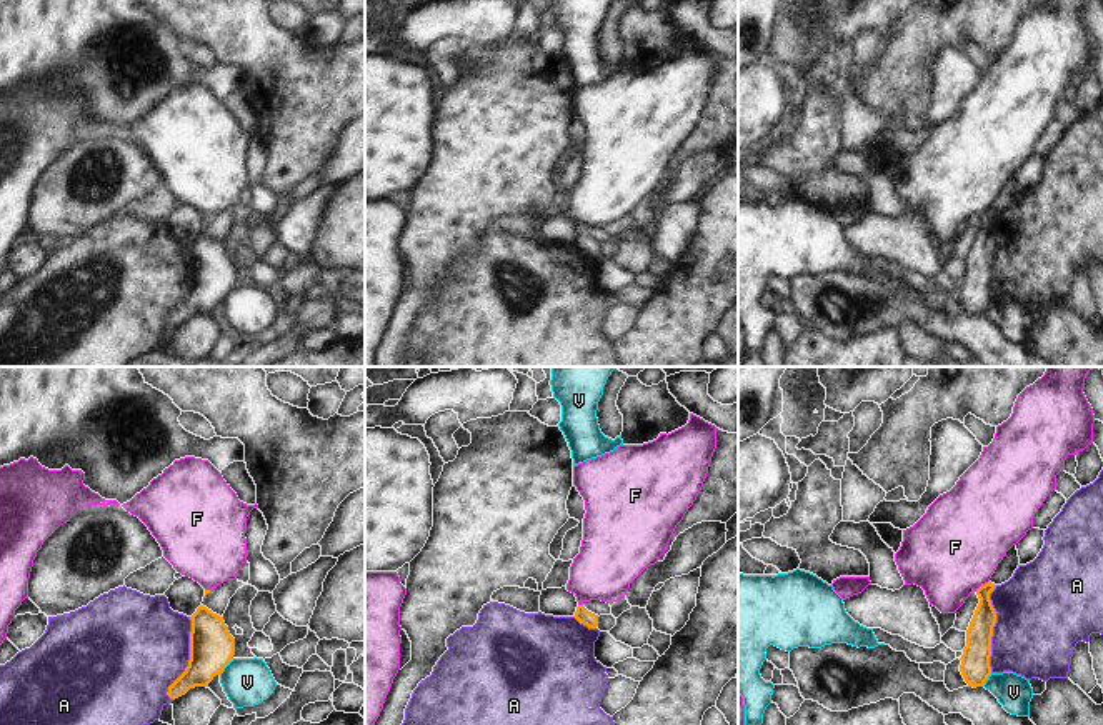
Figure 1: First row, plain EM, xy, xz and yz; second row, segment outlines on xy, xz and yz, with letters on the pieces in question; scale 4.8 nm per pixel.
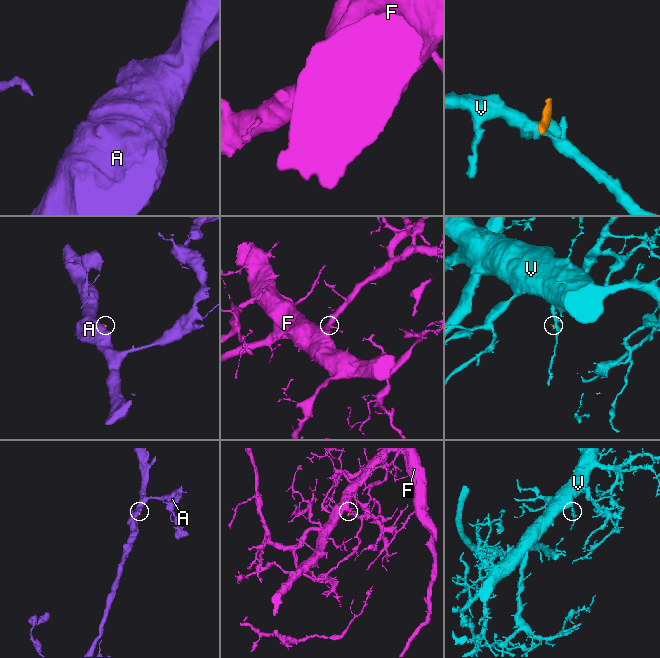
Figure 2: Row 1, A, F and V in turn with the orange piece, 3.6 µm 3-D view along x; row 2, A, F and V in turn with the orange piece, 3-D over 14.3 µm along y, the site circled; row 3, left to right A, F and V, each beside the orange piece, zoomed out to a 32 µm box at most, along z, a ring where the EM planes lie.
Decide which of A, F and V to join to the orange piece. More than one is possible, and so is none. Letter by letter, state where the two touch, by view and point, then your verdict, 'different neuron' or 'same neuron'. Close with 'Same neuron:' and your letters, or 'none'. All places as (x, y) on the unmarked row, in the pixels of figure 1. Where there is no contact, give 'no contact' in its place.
A: yz (992, 255) | different neuron
F: yz (982, 212) | different neuron
V: xy (227, 290) | different neuron
Same neuron: none

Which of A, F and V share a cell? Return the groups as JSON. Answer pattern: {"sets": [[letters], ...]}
{"sets": [["A"], ["F"], ["V"]]}

